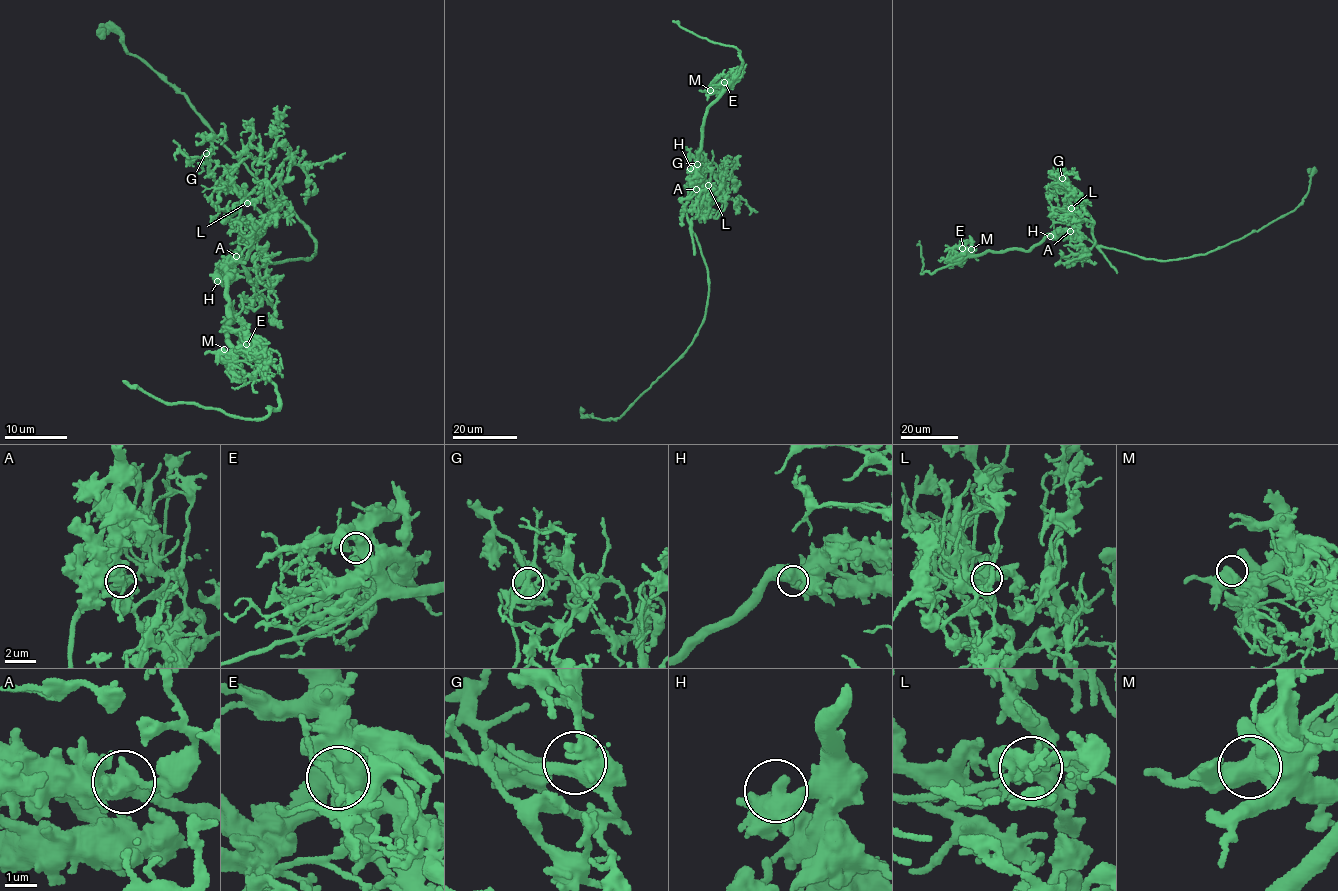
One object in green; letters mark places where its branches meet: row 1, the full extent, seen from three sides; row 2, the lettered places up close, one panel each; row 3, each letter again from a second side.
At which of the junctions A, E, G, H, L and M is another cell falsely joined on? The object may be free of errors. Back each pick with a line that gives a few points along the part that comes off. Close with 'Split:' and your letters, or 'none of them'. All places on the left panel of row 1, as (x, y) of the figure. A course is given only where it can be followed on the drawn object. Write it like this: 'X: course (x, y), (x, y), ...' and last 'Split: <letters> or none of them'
A: course (235, 256), (224, 262), (241, 271), (309, 259), (317, 243), (183, 93), (120, 34), (99, 28), (104, 38)
Split: A

